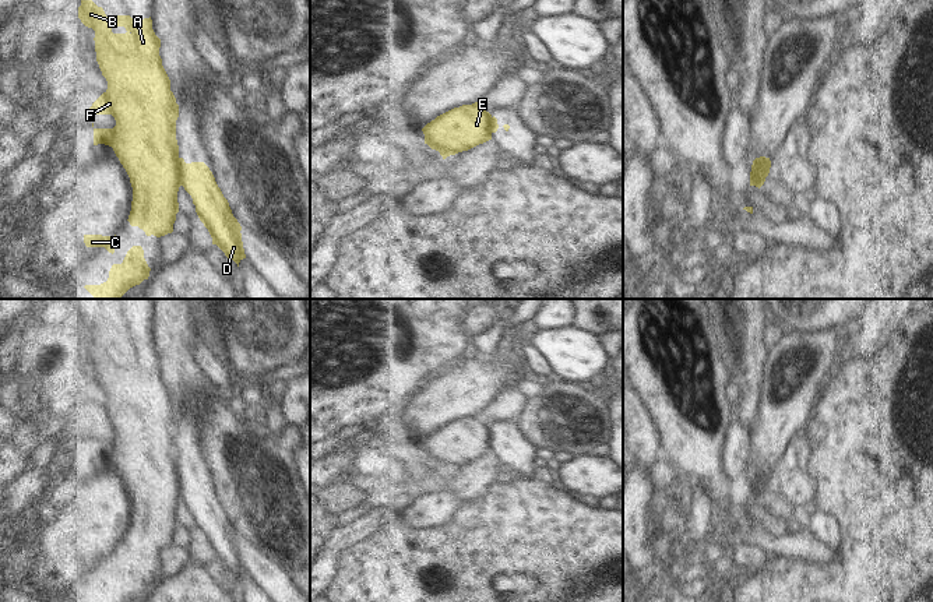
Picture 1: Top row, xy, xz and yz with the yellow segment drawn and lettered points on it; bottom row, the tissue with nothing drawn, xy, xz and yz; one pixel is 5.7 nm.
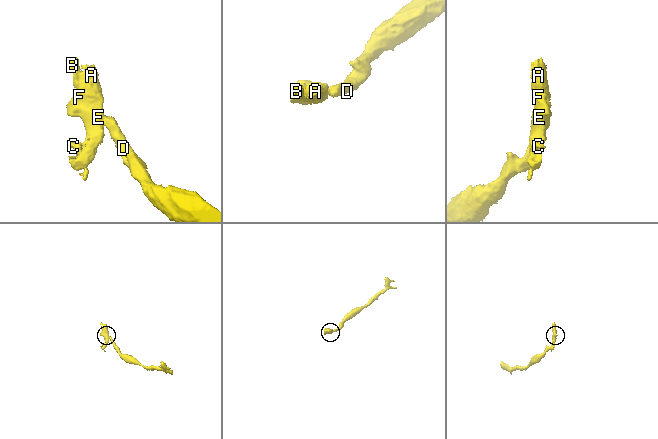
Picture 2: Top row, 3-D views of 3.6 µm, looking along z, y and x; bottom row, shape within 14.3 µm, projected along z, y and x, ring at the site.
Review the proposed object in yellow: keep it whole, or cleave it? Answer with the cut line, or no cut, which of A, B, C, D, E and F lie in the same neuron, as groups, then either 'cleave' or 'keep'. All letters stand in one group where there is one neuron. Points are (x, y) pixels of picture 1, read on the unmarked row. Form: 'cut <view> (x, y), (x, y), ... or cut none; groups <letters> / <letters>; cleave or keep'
cut xy (178, 471), (183, 497); groups A B C E F / D; cleave

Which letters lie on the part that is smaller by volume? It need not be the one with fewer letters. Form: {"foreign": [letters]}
{"foreign": ["A", "B", "C", "E", "F"]}

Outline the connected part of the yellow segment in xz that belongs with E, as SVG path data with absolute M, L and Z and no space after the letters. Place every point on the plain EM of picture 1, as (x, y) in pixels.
M478 415L454 420L422 441L425 457L443 472L492 453L492 427Z

